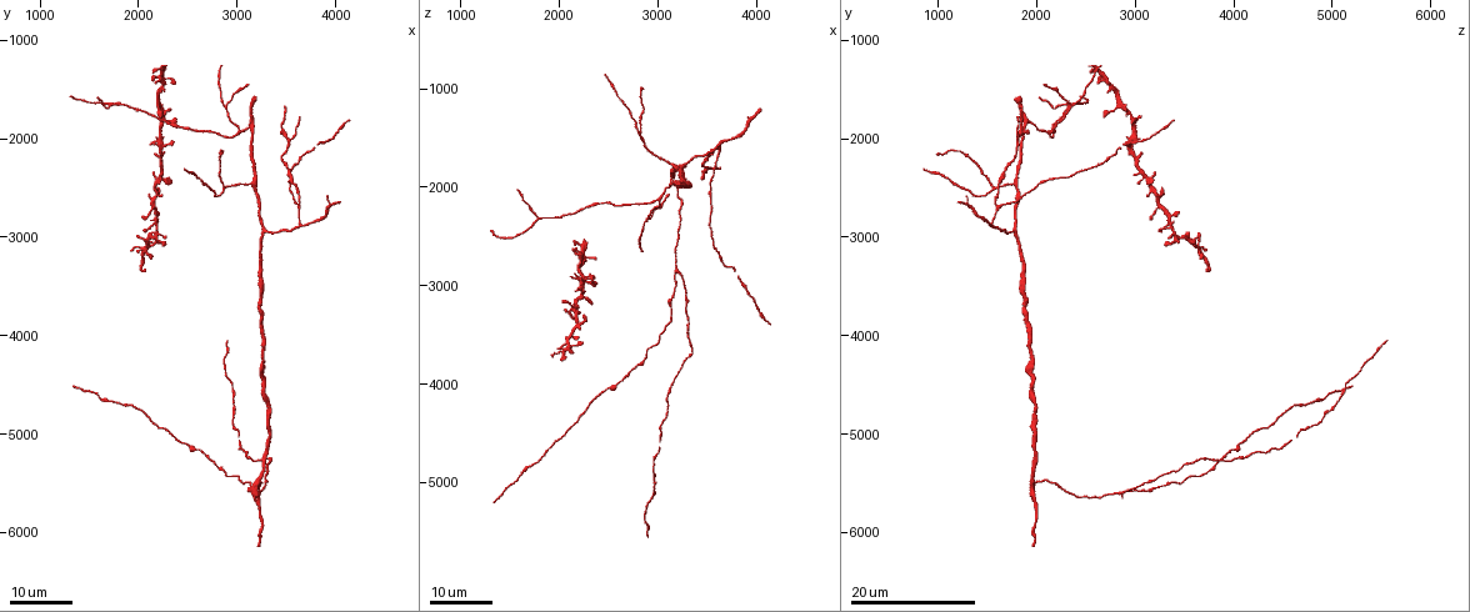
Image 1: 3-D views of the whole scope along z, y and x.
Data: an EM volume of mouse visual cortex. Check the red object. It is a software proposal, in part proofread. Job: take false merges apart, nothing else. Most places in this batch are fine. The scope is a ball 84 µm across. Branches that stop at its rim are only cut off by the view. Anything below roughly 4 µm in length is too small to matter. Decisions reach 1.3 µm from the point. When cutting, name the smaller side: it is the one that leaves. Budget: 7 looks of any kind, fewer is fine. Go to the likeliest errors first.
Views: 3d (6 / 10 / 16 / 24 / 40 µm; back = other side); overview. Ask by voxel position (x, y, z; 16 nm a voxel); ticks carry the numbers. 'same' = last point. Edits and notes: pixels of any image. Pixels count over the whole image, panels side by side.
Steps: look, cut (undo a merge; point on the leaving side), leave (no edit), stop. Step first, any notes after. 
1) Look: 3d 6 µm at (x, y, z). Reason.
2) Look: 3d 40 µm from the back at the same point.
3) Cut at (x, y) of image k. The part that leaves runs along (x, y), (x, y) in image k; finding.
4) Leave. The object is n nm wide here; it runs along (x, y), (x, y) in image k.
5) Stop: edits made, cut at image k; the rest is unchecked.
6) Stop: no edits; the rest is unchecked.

Look: 3d 16 µm at (2900, 1660, 2360). Arms part here.

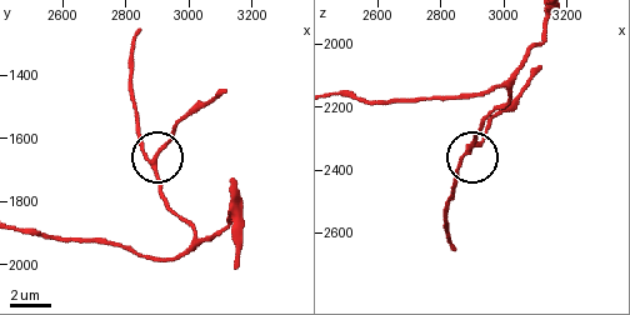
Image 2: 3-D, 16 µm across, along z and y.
Look: 3d 10 µm at (2890, 1660, 2330). Zoom in.

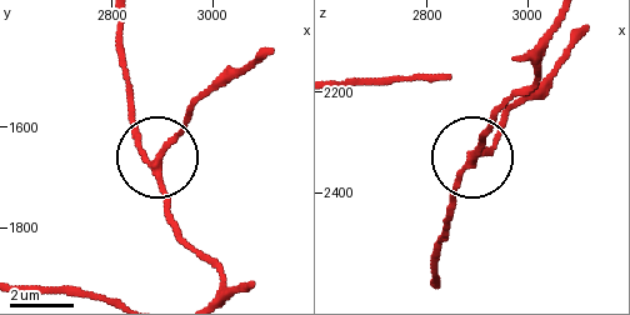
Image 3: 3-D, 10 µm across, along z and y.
Leave. It runs along (249, 283), (225, 285), (190, 245), (158, 173), (211, 86) in image 3; one neuron here.

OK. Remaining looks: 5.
Look: 3d 24 µm at (3000, 1960, 2120). Branch point.

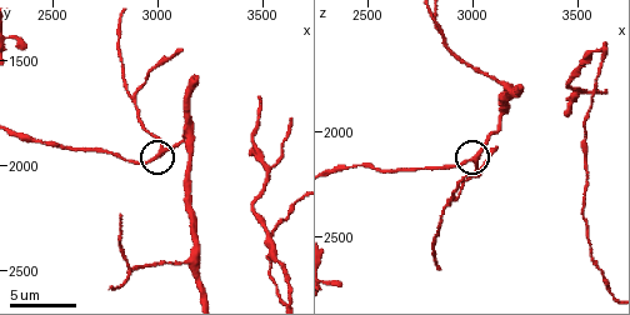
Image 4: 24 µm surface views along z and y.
Look: 3d 10 µm at (3000, 1960, 2140).

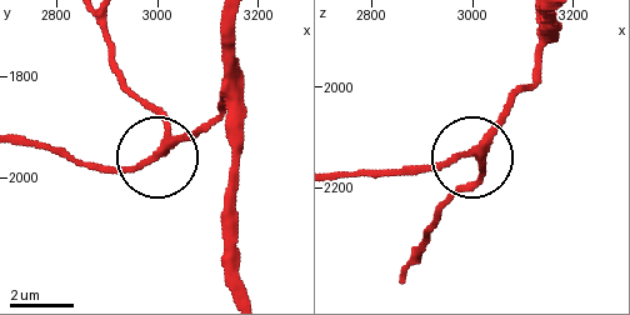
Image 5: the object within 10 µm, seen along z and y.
Leave. 3 arms meet here; one neuron here.

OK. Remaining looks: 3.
Look: 3d 10 µm at (3130, 2450, 1770).

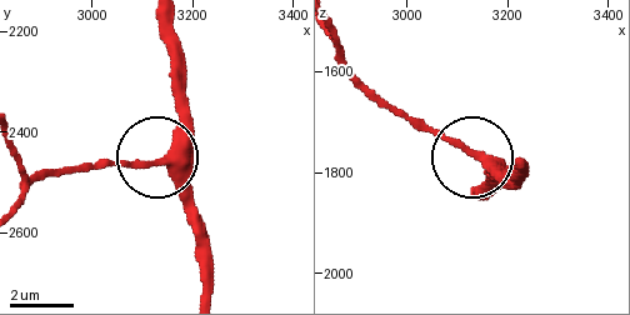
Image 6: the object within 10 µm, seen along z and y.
Leave. It runs along (206, 290), (206, 234), (174, 178), (150, 161), (96, 161) in image 6; all the same neuron.

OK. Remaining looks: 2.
Look: 3d 16 µm at (2880, 2500, 1560). Three-way junction.

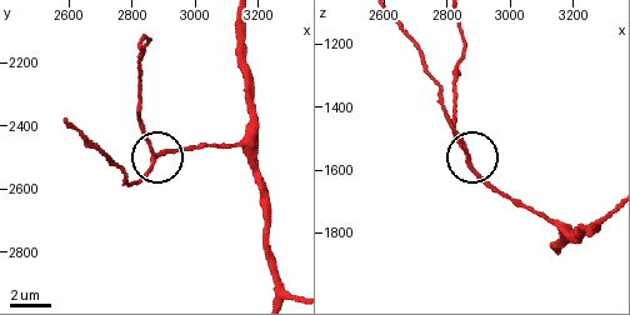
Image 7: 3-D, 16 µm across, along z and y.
Leave. The object is 200 nm wide here; it runs along (591, 234), (565, 230), (496, 190), (473, 165), (453, 121) in image 7; one neuron here.

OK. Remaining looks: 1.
Stop: no edits; the rest is unchecked.

